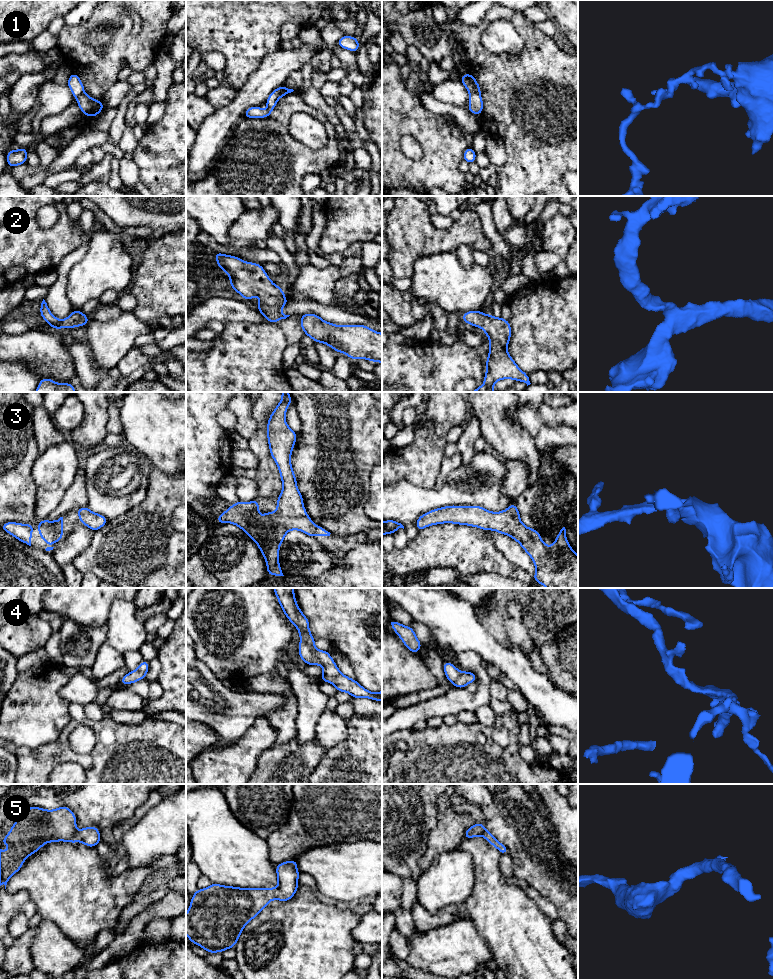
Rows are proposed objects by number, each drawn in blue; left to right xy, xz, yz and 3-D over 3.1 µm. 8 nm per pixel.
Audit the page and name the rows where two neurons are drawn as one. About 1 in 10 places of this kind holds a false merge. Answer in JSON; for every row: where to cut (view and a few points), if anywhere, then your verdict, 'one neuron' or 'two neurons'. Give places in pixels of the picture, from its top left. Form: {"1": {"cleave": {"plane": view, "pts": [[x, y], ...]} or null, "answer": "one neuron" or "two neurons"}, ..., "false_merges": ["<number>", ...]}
{"1": {"cleave": {"plane": "xz", "pts": [[285, 87], [279, 96]]}, "answer": "two neurons"}, "2": {"cleave": null, "answer": "one neuron"}, "3": {"cleave": null, "answer": "one neuron"}, "4": {"cleave": null, "answer": "one neuron"}, "5": {"cleave": null, "answer": "one neuron"}, "false_merges": ["1"]}

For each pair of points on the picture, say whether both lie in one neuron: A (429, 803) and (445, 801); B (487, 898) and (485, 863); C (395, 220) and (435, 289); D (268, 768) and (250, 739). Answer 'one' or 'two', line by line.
A: two
B: one
C: two
D: two

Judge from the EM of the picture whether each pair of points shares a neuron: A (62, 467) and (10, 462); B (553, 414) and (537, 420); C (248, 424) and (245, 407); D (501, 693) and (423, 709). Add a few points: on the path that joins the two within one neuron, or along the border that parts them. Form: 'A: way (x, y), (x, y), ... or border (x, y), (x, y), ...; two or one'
A: border (40, 454), (32, 467), (32, 479), (36, 487); two
B: way (549, 416), (541, 416); one
C: way (245, 420), (245, 411); one
D: border (492, 680), (490, 683), (490, 697); two

